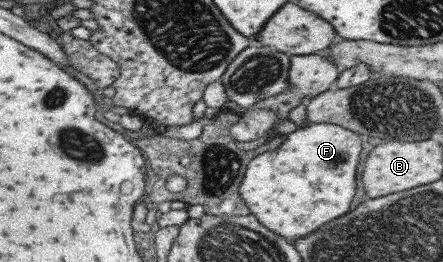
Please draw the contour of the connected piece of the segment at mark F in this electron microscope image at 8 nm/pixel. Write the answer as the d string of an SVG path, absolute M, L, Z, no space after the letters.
M328 123L299 126L279 148L264 151L247 163L239 198L259 224L294 242L349 210L359 152L361 138L356 132Z

